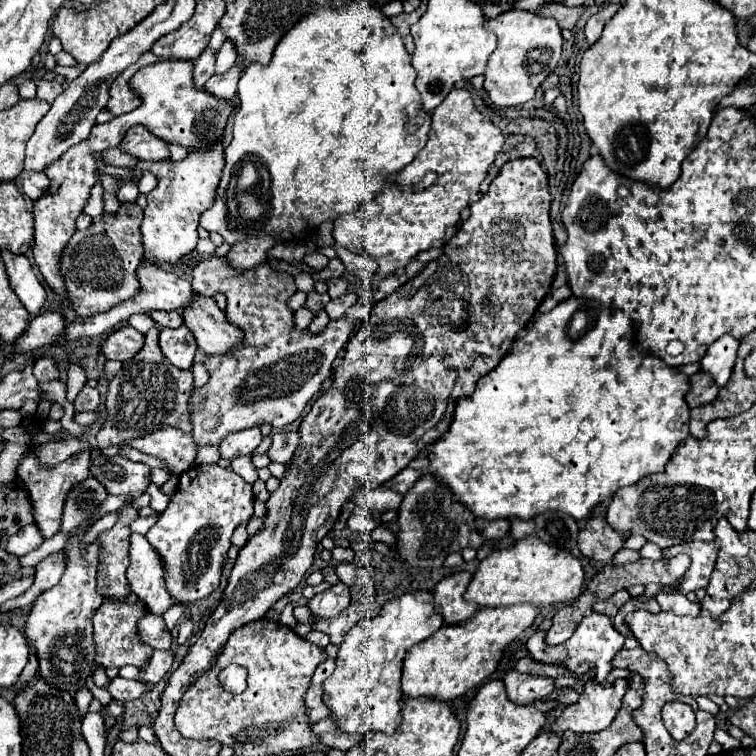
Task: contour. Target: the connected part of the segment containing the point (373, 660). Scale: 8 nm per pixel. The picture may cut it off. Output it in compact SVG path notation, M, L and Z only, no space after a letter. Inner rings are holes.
M459 571L441 579L435 585L433 595L429 591L411 591L391 599L377 615L359 621L345 635L337 653L337 667L323 683L323 701L331 709L331 719L335 725L339 725L341 731L351 735L359 733L365 737L379 731L391 735L399 727L399 681L405 653L419 641L431 637L443 625L443 621L445 625L457 625L467 621L479 609L475 603L463 599L469 581L471 575L467 571Z

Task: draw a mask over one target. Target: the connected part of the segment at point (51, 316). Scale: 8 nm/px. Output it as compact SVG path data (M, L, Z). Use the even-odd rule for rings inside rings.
M41 313L29 323L27 331L15 341L15 349L27 351L53 343L63 333L63 327L65 319L59 313Z

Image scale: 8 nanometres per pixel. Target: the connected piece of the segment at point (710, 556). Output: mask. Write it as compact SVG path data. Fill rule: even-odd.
M691 541L691 543L681 543L681 545L673 545L669 549L663 549L663 557L675 557L679 553L687 553L691 557L691 565L689 571L683 575L683 579L677 581L677 587L659 586L657 584L649 584L646 586L642 595L637 599L646 601L650 597L657 594L659 591L666 591L667 593L681 593L687 595L689 591L695 589L705 589L709 583L709 575L713 571L715 559L717 559L717 547L715 543L703 543L703 541Z

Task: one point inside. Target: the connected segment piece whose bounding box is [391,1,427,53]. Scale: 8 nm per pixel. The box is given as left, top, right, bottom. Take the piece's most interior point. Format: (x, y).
(405, 20)

